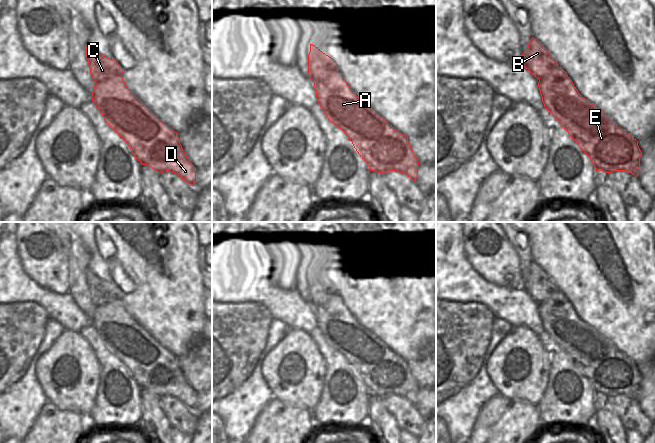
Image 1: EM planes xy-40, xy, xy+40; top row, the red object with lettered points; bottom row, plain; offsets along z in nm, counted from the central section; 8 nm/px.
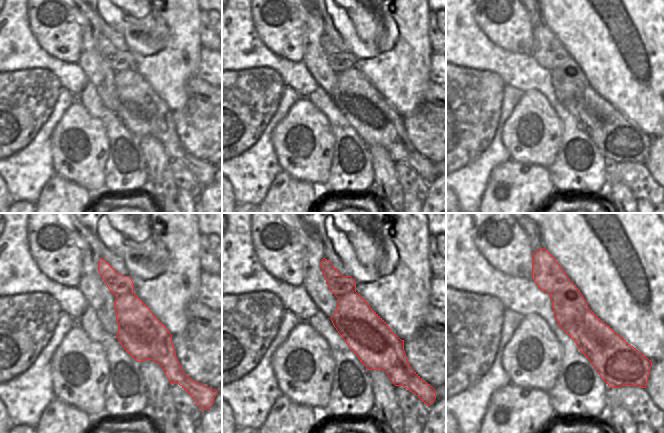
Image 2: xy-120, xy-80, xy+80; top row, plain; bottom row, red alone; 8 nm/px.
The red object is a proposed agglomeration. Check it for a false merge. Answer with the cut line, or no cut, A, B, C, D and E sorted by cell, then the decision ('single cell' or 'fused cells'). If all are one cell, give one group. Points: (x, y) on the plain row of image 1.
no cut; A B C D E; single cell

